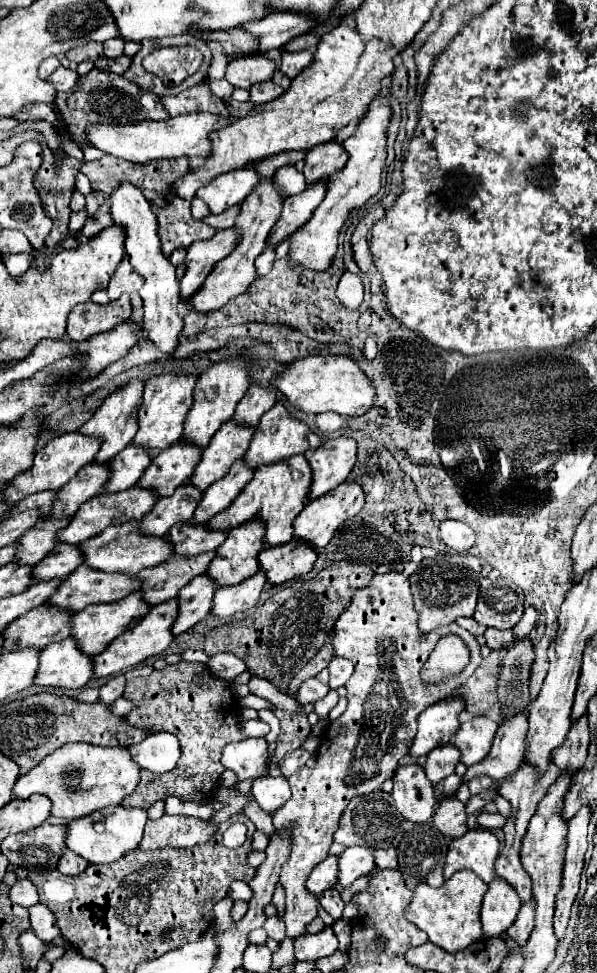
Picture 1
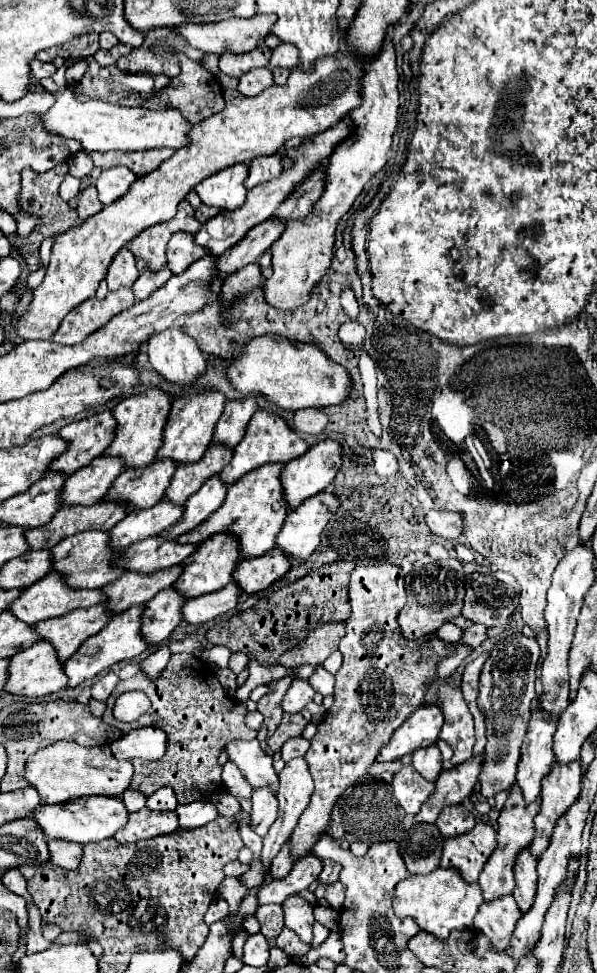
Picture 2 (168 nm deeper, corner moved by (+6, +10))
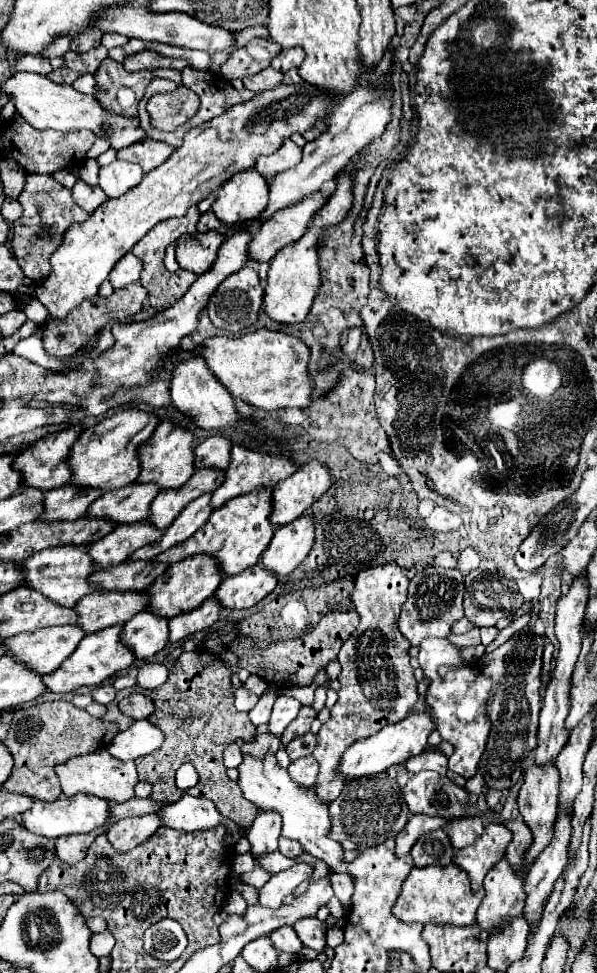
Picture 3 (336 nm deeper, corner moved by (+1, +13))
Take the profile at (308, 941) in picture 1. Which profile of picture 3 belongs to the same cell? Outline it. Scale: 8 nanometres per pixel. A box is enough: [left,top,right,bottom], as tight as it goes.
[269,926,303,954]

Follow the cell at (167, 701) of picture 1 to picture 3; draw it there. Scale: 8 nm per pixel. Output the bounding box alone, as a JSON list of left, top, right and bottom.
[103,650,257,830]

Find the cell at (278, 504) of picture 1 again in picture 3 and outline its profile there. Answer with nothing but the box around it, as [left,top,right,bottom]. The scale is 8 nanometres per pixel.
[155,490,275,576]

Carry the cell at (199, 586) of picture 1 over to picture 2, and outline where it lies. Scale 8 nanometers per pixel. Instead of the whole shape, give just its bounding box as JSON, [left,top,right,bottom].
[142,589,182,645]

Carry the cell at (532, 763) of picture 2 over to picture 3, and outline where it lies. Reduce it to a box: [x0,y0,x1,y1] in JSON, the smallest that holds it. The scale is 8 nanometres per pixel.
[517,764,559,872]

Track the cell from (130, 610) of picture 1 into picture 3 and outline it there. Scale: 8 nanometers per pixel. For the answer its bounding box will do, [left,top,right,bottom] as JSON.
[5,626,83,676]

